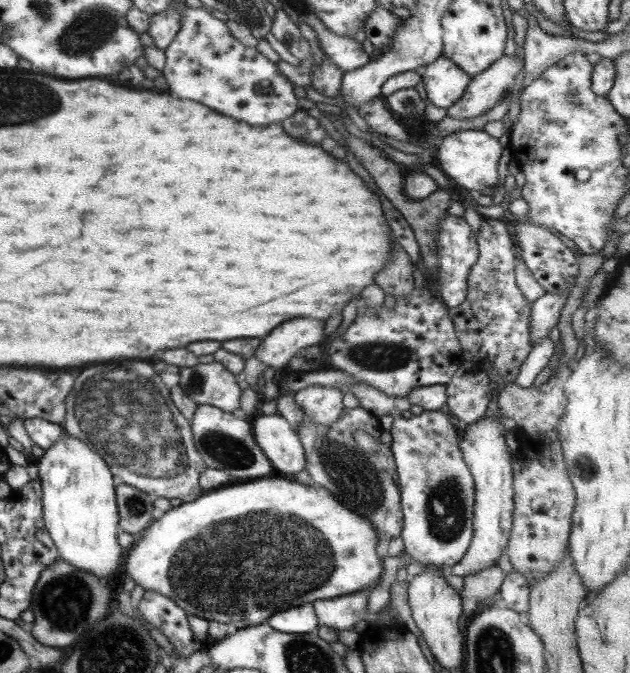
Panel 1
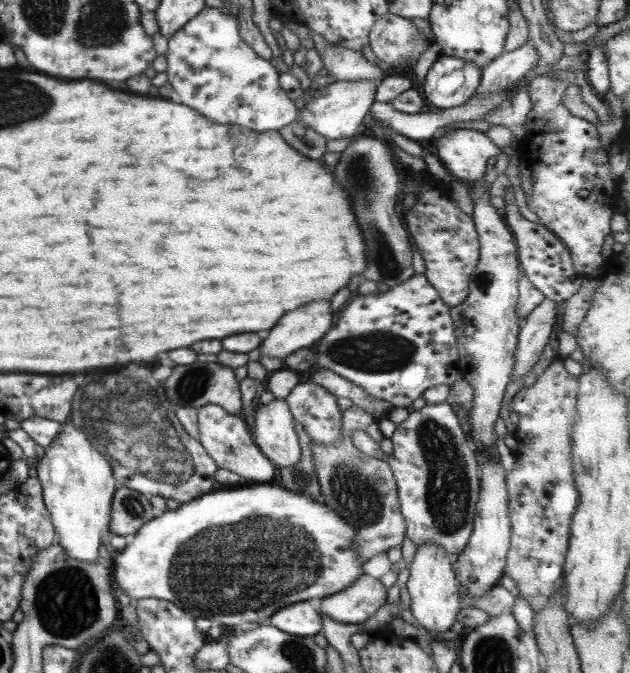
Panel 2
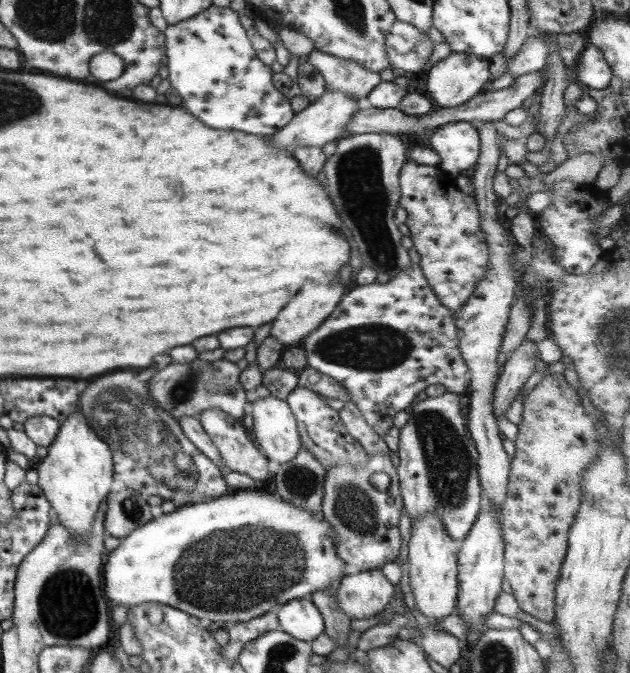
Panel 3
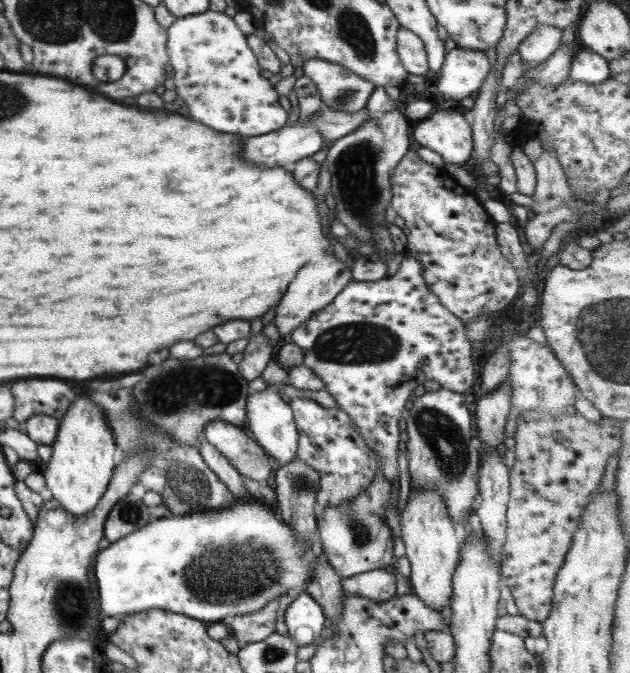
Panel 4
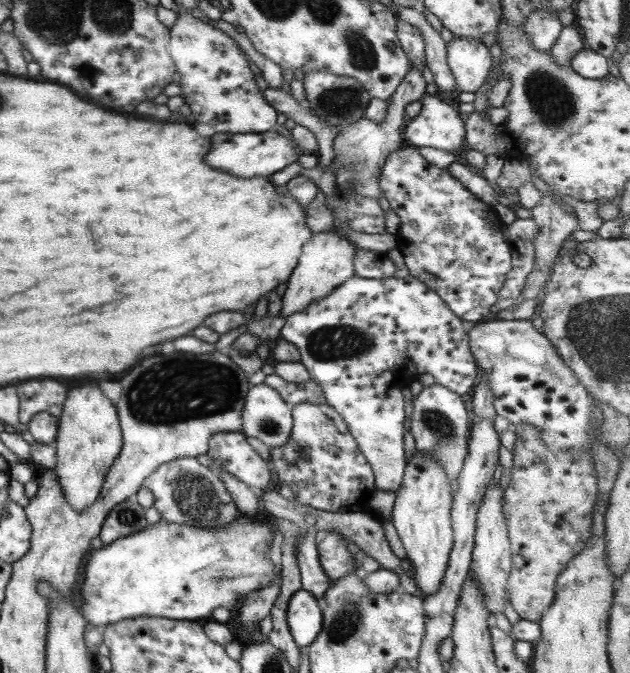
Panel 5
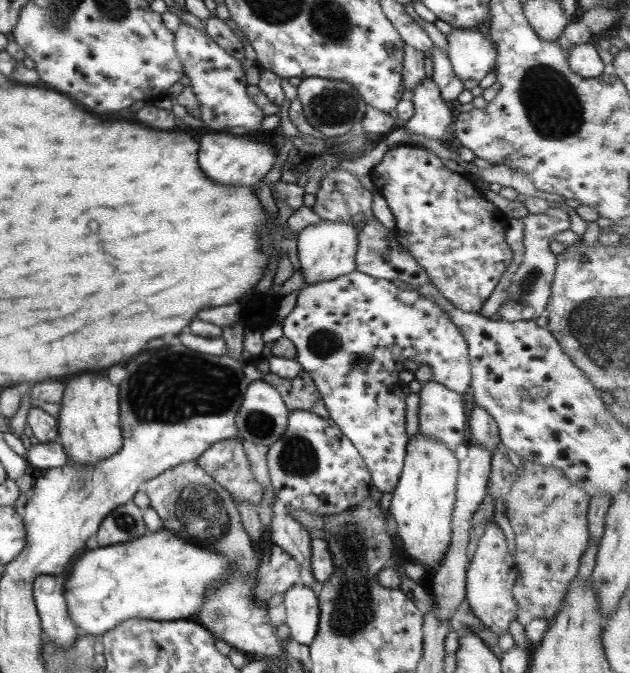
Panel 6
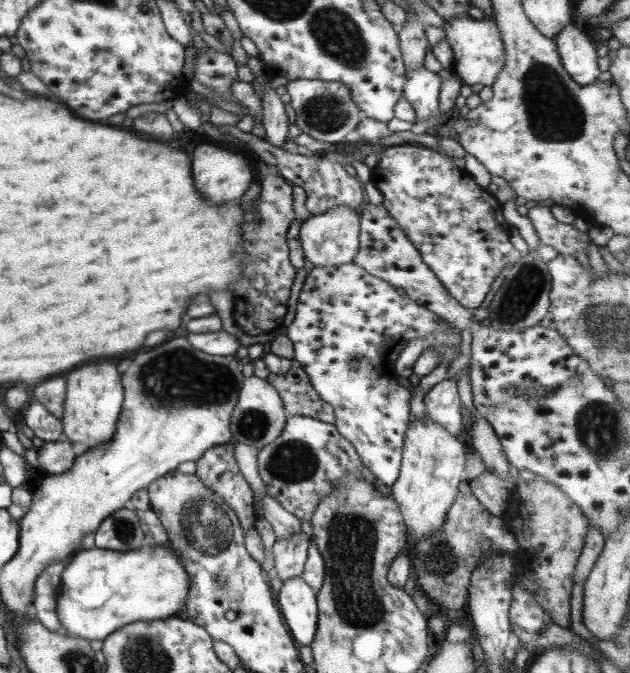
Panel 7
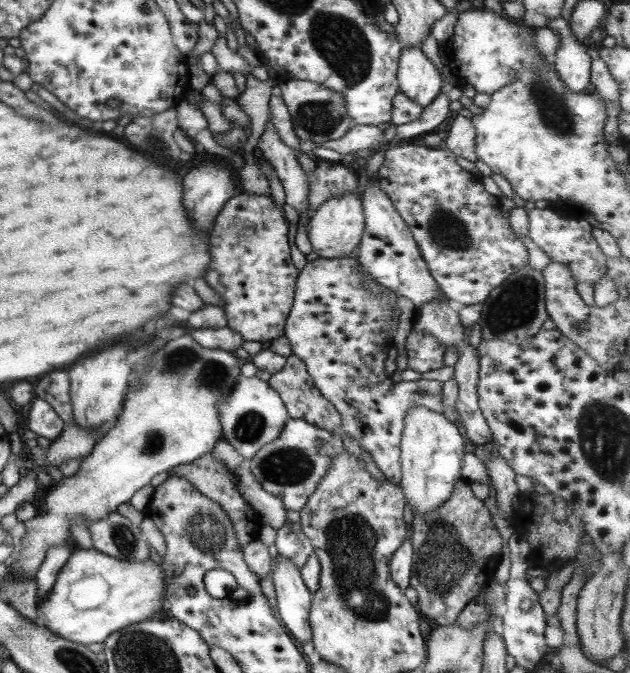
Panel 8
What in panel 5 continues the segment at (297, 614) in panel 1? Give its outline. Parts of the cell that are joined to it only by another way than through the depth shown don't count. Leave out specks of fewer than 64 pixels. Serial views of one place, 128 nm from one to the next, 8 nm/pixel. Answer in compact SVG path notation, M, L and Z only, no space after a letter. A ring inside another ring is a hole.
M303 589L294 592L288 601L287 624L298 646L310 646L323 624L317 598Z

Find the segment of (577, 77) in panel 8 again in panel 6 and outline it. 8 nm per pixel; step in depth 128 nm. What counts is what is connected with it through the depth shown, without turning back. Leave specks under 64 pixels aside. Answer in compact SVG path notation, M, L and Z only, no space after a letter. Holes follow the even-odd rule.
M591 43L572 45L566 52L570 69L584 79L599 78L605 67L599 53Z

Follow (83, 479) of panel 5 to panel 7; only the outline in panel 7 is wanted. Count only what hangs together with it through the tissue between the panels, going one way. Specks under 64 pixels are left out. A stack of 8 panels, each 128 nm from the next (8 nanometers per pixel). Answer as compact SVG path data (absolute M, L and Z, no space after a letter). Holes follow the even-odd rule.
M106 360L100 364L88 364L80 370L70 372L66 378L67 389L63 434L65 440L72 444L85 444L89 449L108 443L116 432L117 422L122 412L124 400L124 385L122 374L116 368L116 360Z

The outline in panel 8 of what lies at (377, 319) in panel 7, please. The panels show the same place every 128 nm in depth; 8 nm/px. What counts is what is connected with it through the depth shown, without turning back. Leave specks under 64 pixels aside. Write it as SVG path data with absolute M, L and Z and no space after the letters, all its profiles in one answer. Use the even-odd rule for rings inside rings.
M351 257L340 258L320 258L313 261L308 261L306 265L299 270L299 275L295 284L295 295L293 305L284 325L285 338L288 339L293 354L298 357L303 363L306 363L310 376L314 379L316 388L326 397L341 414L341 432L346 432L353 436L354 440L358 440L361 448L364 448L370 453L370 456L374 459L378 468L385 474L385 480L398 485L402 480L402 461L401 461L401 434L403 431L403 420L406 416L407 410L413 406L425 406L430 410L442 413L445 412L445 406L443 405L443 386L440 382L426 382L426 381L414 381L406 383L404 381L395 383L391 377L388 377L384 373L384 361L388 356L388 351L394 347L394 342L390 341L389 332L398 327L399 309L395 304L391 306L385 306L379 302L379 294L376 290L371 290L371 284L375 282L367 282L365 278L361 277L361 274L357 272L357 268L360 266L358 260Z

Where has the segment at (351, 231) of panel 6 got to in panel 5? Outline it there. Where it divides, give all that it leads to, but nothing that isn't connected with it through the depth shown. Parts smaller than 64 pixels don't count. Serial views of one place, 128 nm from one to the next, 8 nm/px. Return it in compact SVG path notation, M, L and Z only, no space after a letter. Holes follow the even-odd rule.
M338 230L313 233L306 248L302 248L300 262L288 280L288 290L284 296L282 316L284 320L290 315L305 309L312 301L324 298L333 288L340 286L355 275L353 265L357 246Z

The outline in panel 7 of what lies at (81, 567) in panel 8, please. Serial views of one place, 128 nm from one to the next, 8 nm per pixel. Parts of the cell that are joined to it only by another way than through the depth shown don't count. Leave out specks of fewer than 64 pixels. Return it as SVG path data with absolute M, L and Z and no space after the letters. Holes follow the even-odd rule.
M147 543L139 548L127 552L105 550L98 547L92 550L81 549L74 554L72 561L66 565L62 572L62 584L59 596L56 599L56 615L62 623L65 634L79 636L84 640L106 640L106 637L120 628L139 621L154 621L158 618L166 619L181 615L190 581L184 571L184 565L180 563L178 555L172 551L172 547L159 546Z

